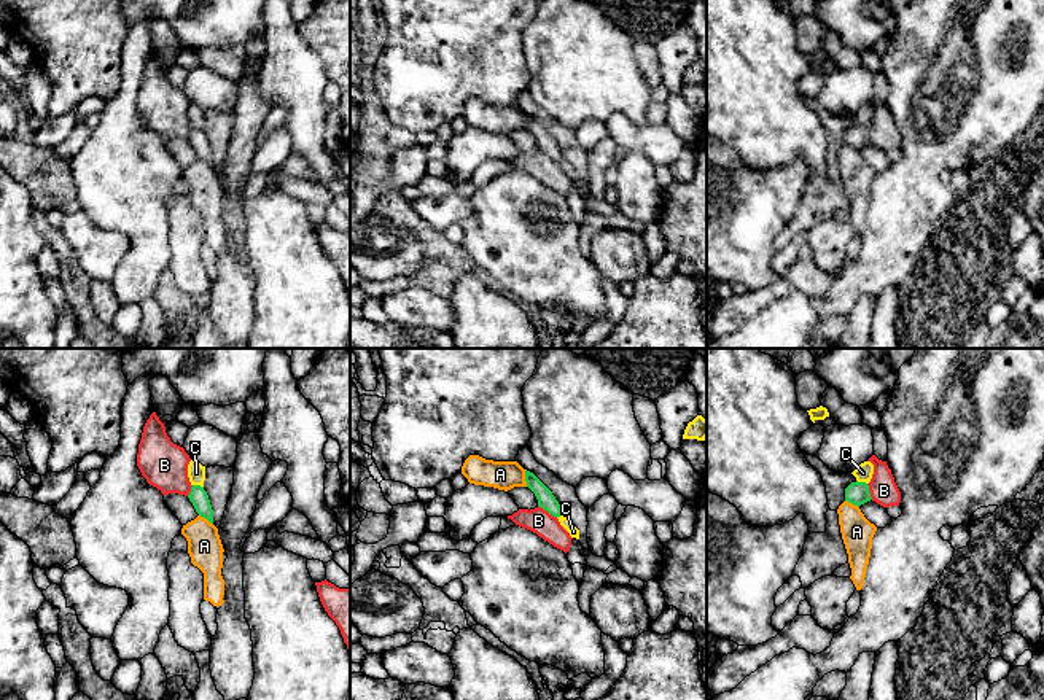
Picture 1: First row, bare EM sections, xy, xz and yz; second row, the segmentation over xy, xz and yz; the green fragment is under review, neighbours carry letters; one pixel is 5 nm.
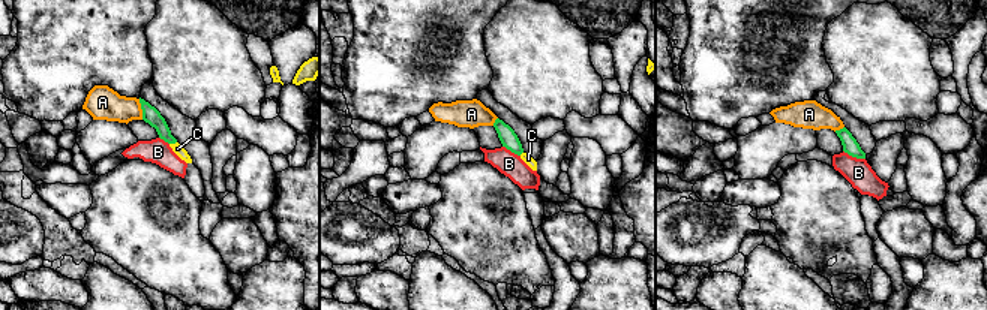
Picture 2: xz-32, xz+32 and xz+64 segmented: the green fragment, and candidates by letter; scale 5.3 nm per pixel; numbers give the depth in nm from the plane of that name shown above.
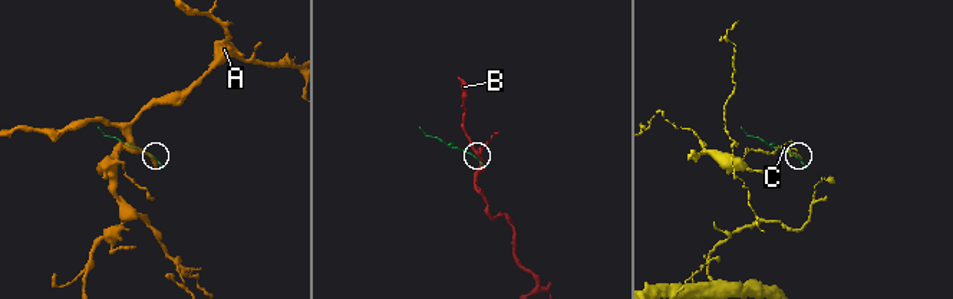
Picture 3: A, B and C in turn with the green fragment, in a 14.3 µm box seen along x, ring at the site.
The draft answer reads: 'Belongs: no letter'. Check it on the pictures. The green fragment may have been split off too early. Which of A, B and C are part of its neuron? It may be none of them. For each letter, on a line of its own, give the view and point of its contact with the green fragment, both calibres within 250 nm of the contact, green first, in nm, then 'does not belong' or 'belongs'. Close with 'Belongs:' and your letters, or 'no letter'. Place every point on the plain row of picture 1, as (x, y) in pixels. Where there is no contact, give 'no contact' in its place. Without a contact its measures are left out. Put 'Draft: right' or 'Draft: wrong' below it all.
A: contact xz (525, 121); calibres 90 and 140 nm; does not belong
B: contact xz (548, 155); calibres 90 and 130 nm; does not belong
C: contact xy (198, 129); calibres 90 and 90 nm; does not belong
Belongs: no letter
Draft: right

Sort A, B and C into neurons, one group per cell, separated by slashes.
A / B / C

